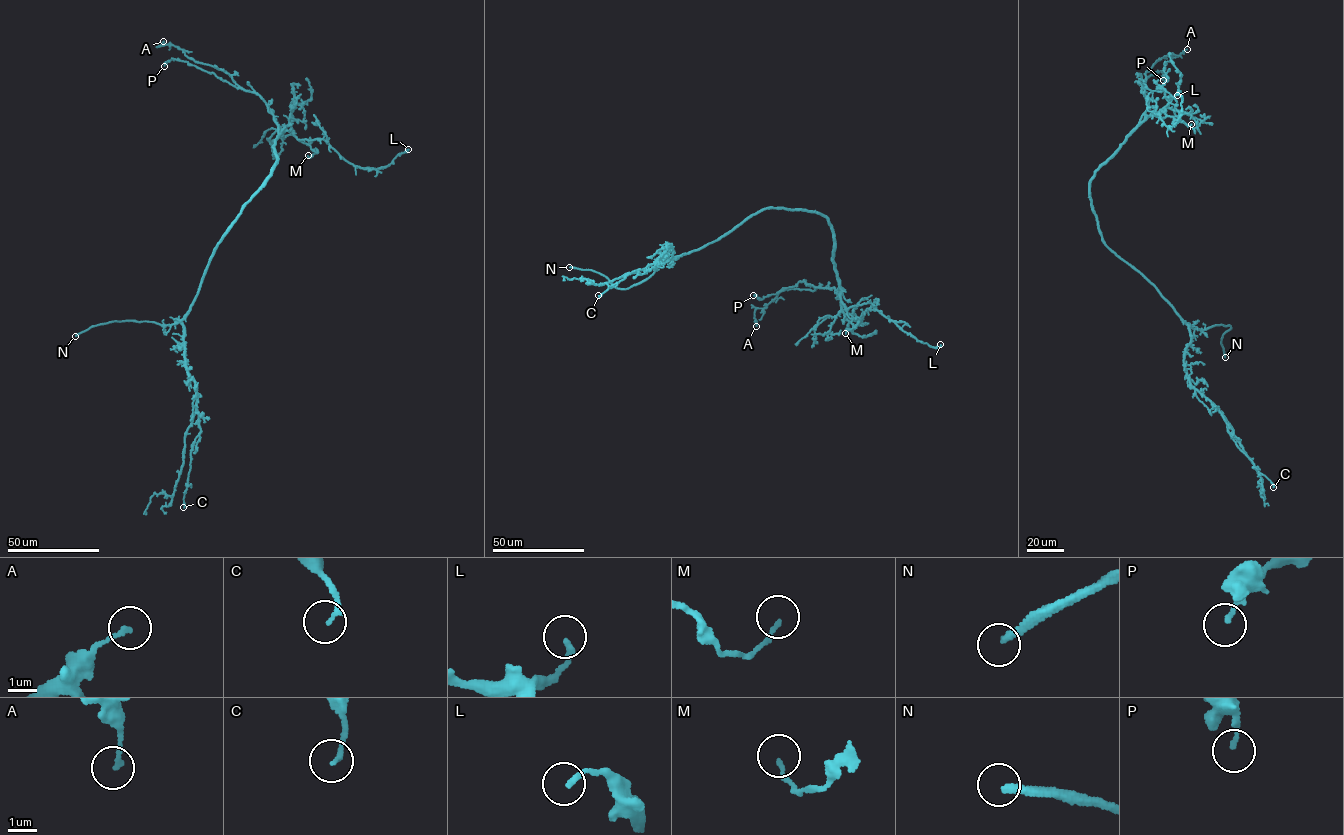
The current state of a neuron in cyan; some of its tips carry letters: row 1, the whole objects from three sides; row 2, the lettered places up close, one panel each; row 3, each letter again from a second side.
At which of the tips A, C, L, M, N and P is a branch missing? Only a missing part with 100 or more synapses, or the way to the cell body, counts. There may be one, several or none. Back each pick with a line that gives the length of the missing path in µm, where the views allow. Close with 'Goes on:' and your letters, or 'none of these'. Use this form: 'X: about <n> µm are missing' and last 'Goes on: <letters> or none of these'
N: about 90 µm are missing
Goes on: N

